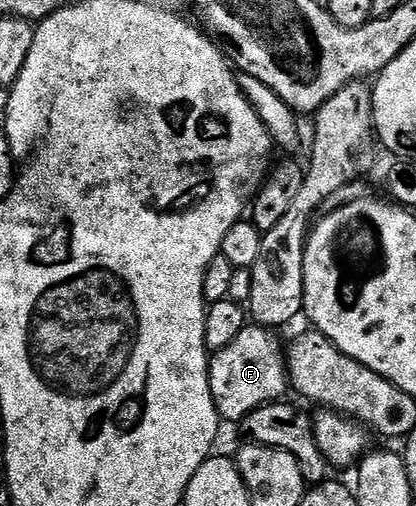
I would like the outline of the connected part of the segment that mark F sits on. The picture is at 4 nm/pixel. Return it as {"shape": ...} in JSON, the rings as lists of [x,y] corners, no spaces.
{"shape":[[[255,323],[245,324],[242,331],[222,351],[211,354],[208,363],[208,382],[216,409],[225,422],[243,422],[258,407],[270,405],[281,400],[284,392],[289,392],[286,349],[271,329]]]}

